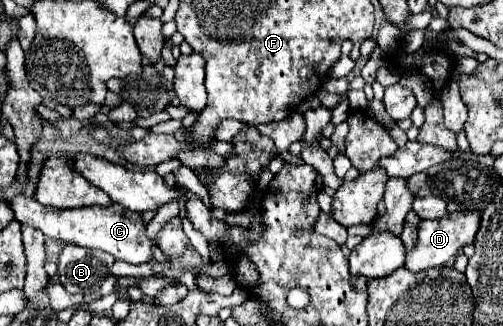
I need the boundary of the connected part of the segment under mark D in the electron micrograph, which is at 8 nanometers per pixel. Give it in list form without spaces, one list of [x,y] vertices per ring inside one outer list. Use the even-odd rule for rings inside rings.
[[[471,209],[447,213],[441,219],[423,219],[419,223],[419,241],[417,241],[417,247],[411,253],[407,253],[405,267],[409,271],[417,273],[417,271],[429,269],[429,267],[441,267],[441,265],[445,265],[447,261],[451,261],[453,257],[457,257],[457,253],[463,247],[473,245],[475,235],[479,231],[479,225],[481,225],[481,213],[479,211],[471,211]]]

